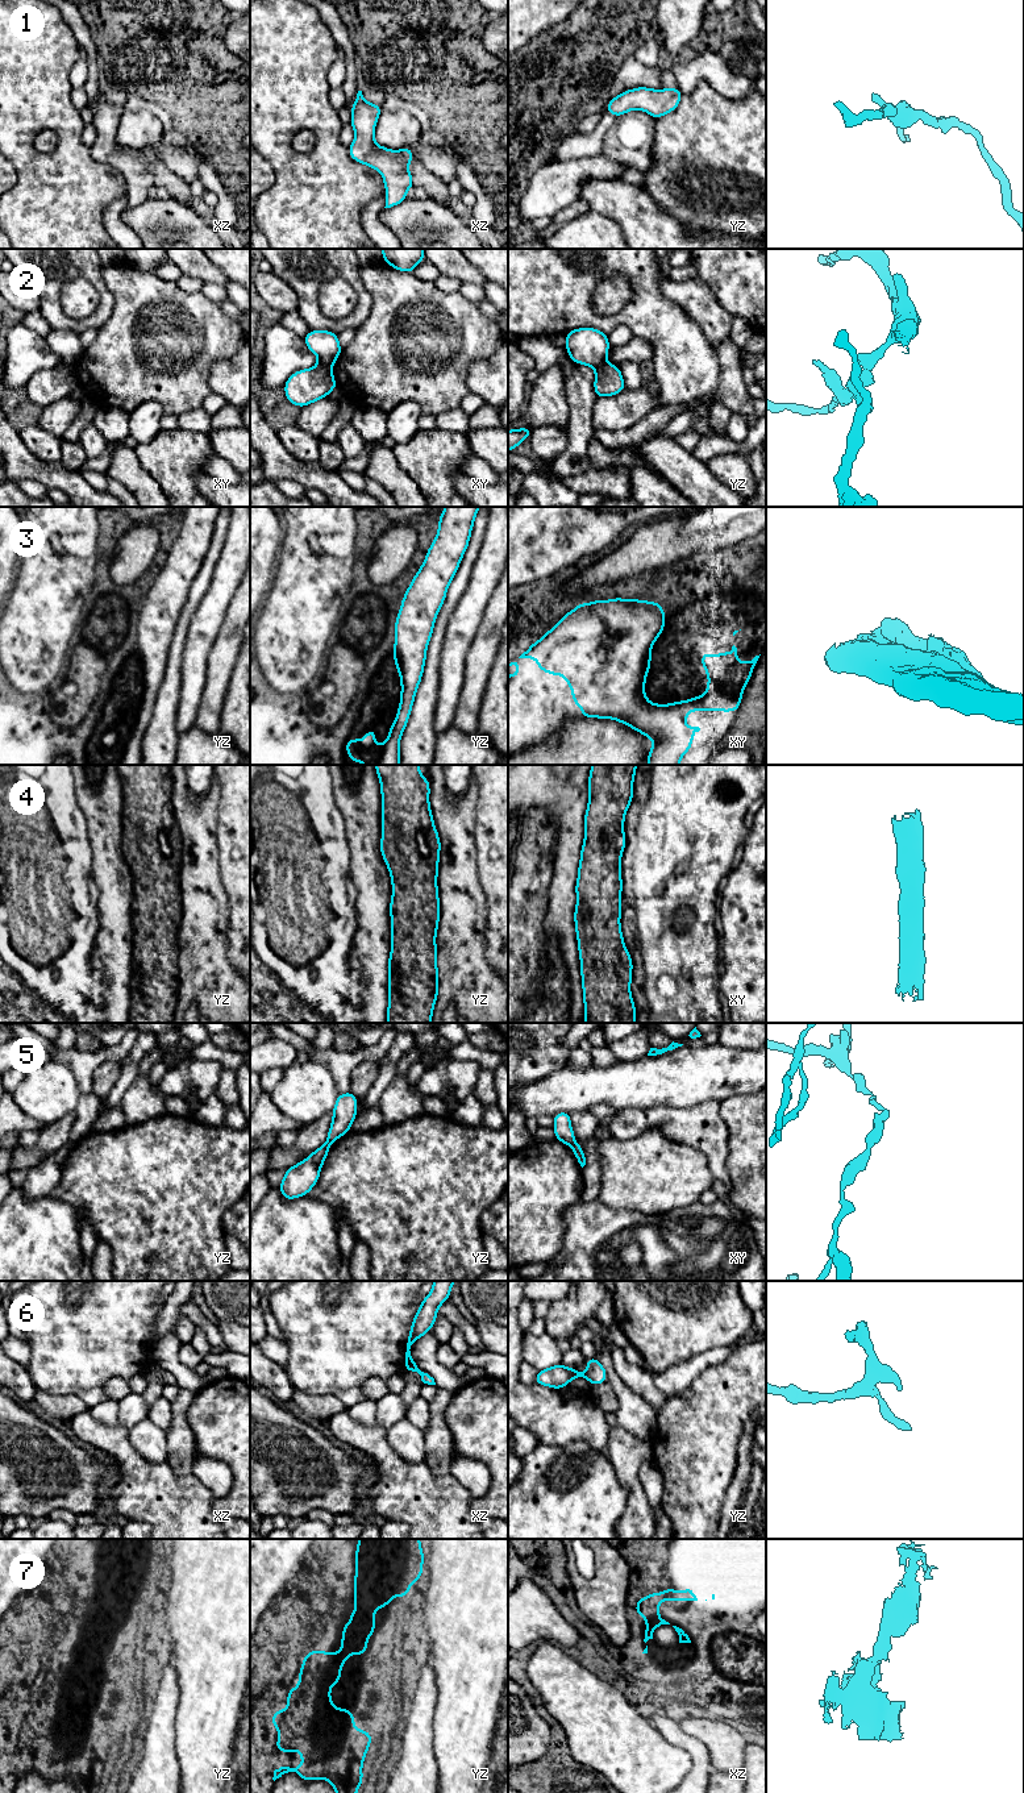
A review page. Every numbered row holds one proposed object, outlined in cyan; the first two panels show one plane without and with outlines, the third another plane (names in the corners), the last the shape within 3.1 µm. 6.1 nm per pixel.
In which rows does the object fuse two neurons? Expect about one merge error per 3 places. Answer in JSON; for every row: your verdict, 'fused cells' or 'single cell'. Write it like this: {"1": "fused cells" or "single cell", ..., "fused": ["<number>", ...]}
{"1": "single cell", "2": "fused cells", "3": "single cell", "4": "single cell", "5": "fused cells", "6": "single cell", "7": "single cell", "fused": ["2", "5"]}

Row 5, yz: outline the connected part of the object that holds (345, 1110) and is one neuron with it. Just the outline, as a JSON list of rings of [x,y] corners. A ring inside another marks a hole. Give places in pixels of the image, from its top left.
[[[349,1091],[338,1094],[333,1107],[333,1120],[328,1132],[326,1144],[333,1144],[338,1137],[350,1131],[351,1123],[357,1116],[357,1098]]]

